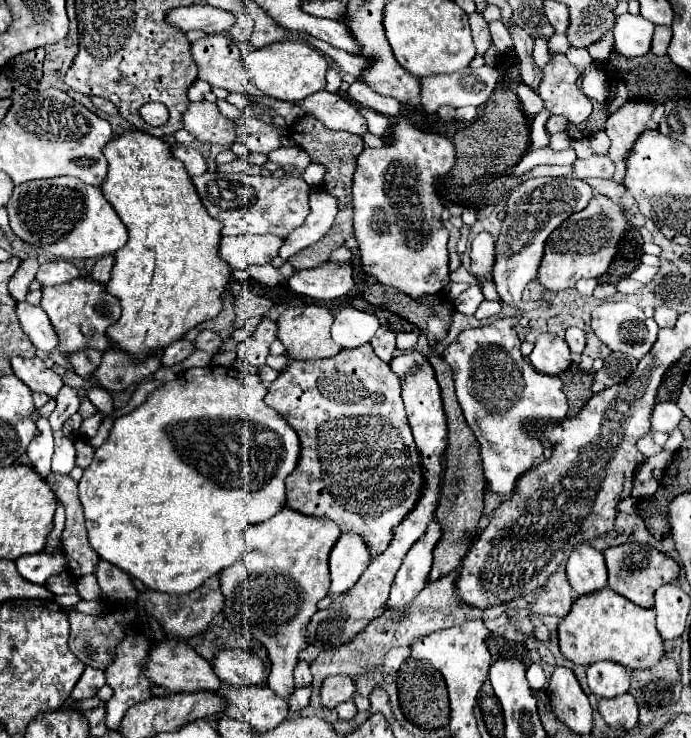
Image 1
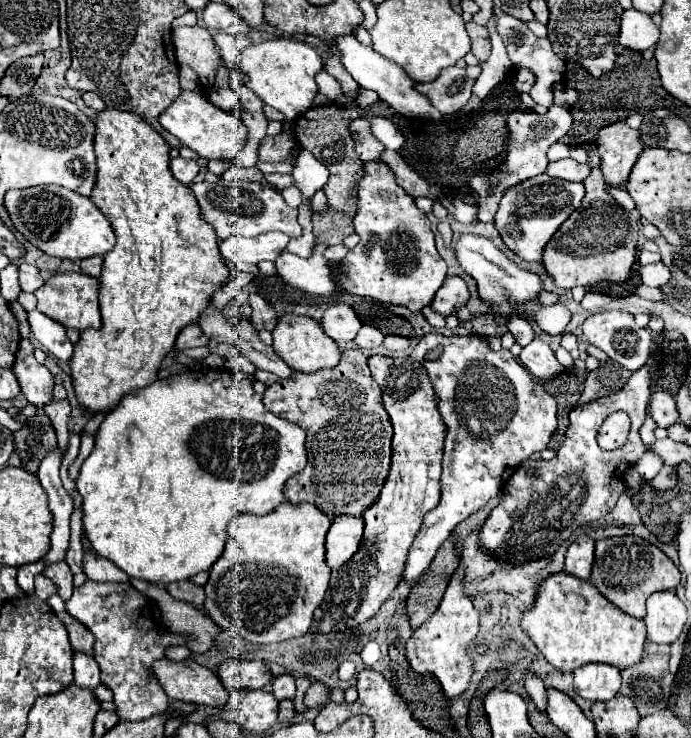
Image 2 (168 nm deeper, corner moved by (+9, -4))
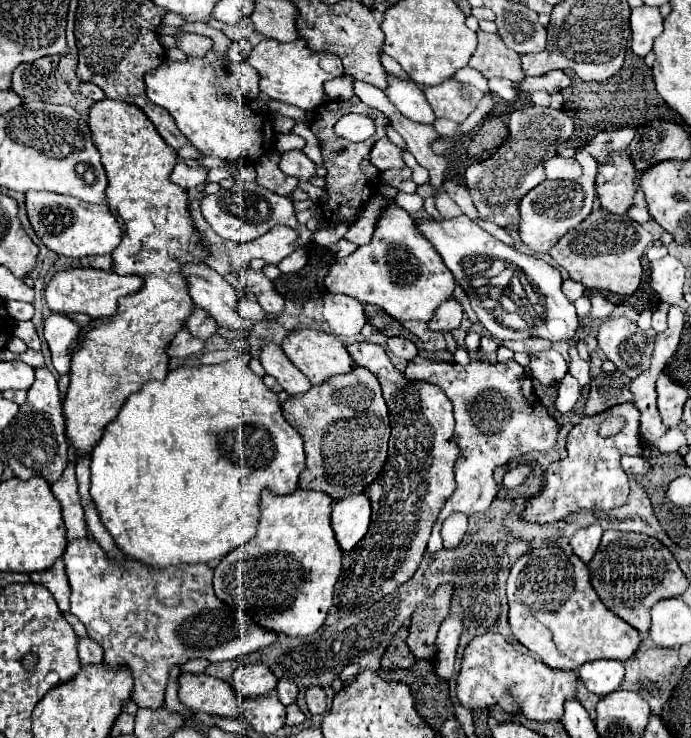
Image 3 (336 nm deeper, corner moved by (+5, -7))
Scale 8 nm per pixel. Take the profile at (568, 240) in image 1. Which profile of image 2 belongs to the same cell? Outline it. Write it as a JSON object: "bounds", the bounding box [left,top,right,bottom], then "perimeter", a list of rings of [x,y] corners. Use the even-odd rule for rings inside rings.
{"bounds":[544,167,640,289],"perimeter":[[[600,167],[594,169],[586,179],[586,197],[576,215],[570,215],[560,231],[548,241],[544,249],[546,271],[554,277],[556,285],[562,289],[572,289],[576,285],[596,285],[600,281],[628,283],[632,279],[632,265],[636,261],[636,245],[640,235],[640,223],[636,213],[624,211],[608,193],[602,179]]]}

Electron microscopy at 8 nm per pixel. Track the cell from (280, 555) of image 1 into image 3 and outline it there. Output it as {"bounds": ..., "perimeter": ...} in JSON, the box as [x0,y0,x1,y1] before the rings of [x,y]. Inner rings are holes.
{"bounds":[214,490,342,638],"perimeter":[[[266,490],[260,498],[260,522],[256,536],[246,544],[242,544],[240,548],[226,554],[214,570],[216,596],[224,604],[246,612],[258,626],[262,626],[268,632],[294,638],[294,636],[310,636],[316,630],[320,630],[328,614],[328,608],[332,606],[334,584],[342,570],[342,550],[340,546],[336,546],[336,538],[332,534],[330,512],[332,500],[328,500],[326,494],[298,490],[296,494],[290,496],[274,496],[268,494]],[[274,554],[286,554],[290,556],[290,560],[256,560]]]}

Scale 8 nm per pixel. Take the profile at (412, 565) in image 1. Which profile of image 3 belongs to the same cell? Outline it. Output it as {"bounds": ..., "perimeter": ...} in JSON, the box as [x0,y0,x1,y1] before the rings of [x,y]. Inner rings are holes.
{"bounds":[406,334,560,554],"perimeter":[[[467,334],[465,345],[470,354],[470,362],[466,366],[460,366],[454,362],[436,362],[422,356],[416,356],[406,366],[408,380],[426,380],[430,384],[436,384],[450,398],[454,406],[454,418],[456,418],[454,440],[460,448],[460,454],[454,464],[456,490],[446,500],[442,512],[436,518],[436,524],[428,540],[428,548],[426,548],[428,554],[436,554],[442,550],[440,530],[442,530],[442,522],[448,516],[456,512],[472,516],[488,510],[488,506],[492,504],[498,492],[498,484],[494,480],[496,468],[506,466],[510,464],[510,460],[520,458],[534,450],[540,450],[540,452],[552,450],[556,444],[556,436],[560,432],[556,420],[536,398],[532,380],[526,374],[524,366],[520,366],[516,360],[508,360],[504,364],[502,362],[488,364],[480,360],[478,358],[480,334]]]}

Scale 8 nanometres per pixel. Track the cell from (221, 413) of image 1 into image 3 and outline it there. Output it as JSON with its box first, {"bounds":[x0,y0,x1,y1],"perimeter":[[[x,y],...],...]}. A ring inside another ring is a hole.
{"bounds":[90,354,306,570],"perimeter":[[[240,354],[238,358],[232,358],[222,364],[214,366],[198,366],[198,368],[178,368],[168,372],[168,376],[160,382],[146,382],[140,392],[128,398],[128,402],[122,406],[118,418],[114,418],[106,430],[100,442],[92,450],[92,462],[90,462],[90,496],[92,502],[100,514],[102,524],[110,532],[114,544],[132,560],[138,560],[140,564],[152,568],[152,570],[166,570],[170,566],[186,566],[186,564],[202,564],[210,562],[214,558],[226,556],[230,550],[242,546],[256,534],[258,526],[258,500],[262,490],[270,490],[276,496],[294,494],[298,490],[298,476],[306,466],[304,456],[304,440],[296,432],[294,426],[290,426],[280,410],[278,396],[264,386],[262,378],[252,374],[248,366],[250,356]]]}

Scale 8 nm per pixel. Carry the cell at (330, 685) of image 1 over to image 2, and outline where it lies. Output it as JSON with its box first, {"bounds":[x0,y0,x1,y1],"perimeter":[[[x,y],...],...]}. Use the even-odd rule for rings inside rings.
{"bounds":[304,683,328,709],"perimeter":[[[312,683],[304,695],[304,705],[308,709],[312,707],[320,707],[328,701],[328,687],[324,687],[322,683]]]}

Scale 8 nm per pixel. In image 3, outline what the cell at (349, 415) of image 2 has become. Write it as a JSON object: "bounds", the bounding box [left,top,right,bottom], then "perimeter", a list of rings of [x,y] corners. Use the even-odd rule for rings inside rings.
{"bounds":[282,366,390,502],"perimeter":[[[356,366],[348,374],[338,374],[334,378],[328,378],[320,386],[312,386],[310,390],[302,394],[292,394],[282,404],[284,418],[302,434],[304,438],[304,450],[306,450],[306,468],[300,474],[298,486],[302,490],[318,490],[328,494],[334,502],[362,494],[380,474],[380,470],[386,464],[388,454],[388,438],[390,438],[390,420],[386,402],[382,398],[380,384],[376,382],[376,376],[370,370],[364,370]]]}

